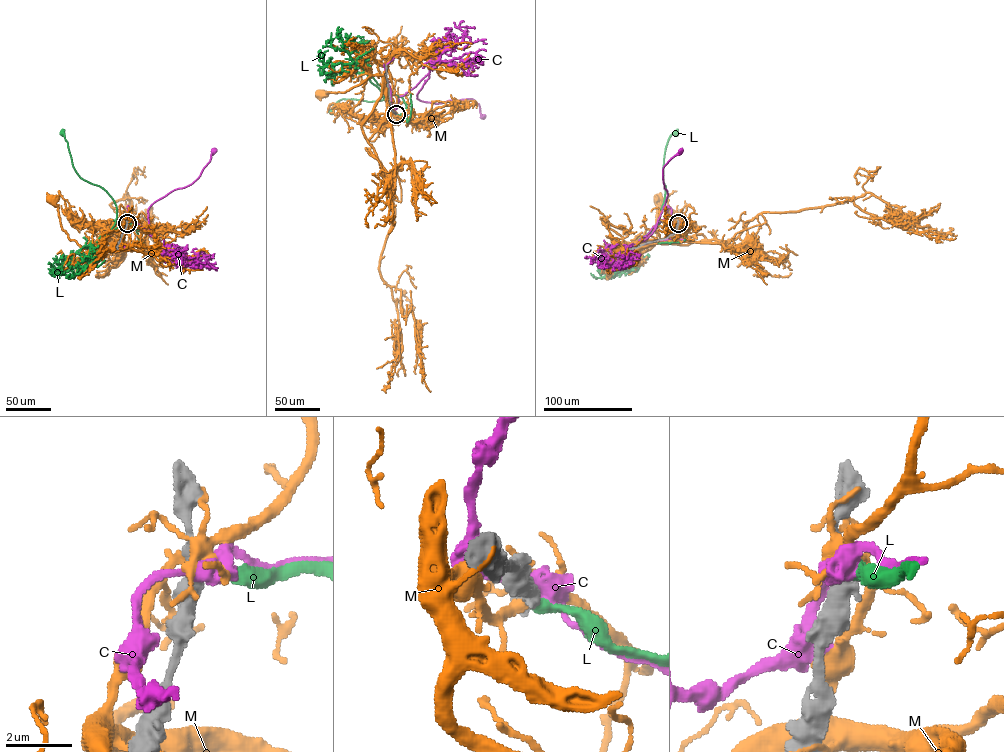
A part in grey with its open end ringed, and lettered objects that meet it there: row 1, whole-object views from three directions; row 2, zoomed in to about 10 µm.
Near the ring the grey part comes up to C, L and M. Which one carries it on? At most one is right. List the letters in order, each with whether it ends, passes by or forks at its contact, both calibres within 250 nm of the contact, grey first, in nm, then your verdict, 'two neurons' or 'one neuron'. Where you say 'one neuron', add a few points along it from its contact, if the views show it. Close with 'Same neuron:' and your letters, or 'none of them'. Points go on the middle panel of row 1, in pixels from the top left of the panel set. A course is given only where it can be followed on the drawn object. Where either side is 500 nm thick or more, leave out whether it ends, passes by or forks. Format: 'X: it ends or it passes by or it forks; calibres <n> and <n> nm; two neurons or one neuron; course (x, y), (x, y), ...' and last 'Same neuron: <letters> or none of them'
C: calibres 440 and 500 nm; two neurons
L: it ends; calibres 420 and 400 nm; one neuron; course (396, 114), (405, 111), (403, 98), (378, 84), (367, 73), (385, 98), (368, 101), (342, 99), (331, 112)
M: it forks; calibres 300 and 400 nm; two neurons
Same neuron: L

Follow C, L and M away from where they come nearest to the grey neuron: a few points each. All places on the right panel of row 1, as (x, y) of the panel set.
C: (678, 223), (672, 226), (667, 205), (667, 216), (638, 242), (656, 226), (667, 193), (663, 169), (680, 151)
L: (678, 223), (674, 226), (660, 220), (637, 242), (659, 222), (665, 192), (664, 155), (669, 137), (676, 133)
M: (678, 223), (667, 239), (646, 244), (639, 252), (649, 249), (656, 241), (659, 200)

